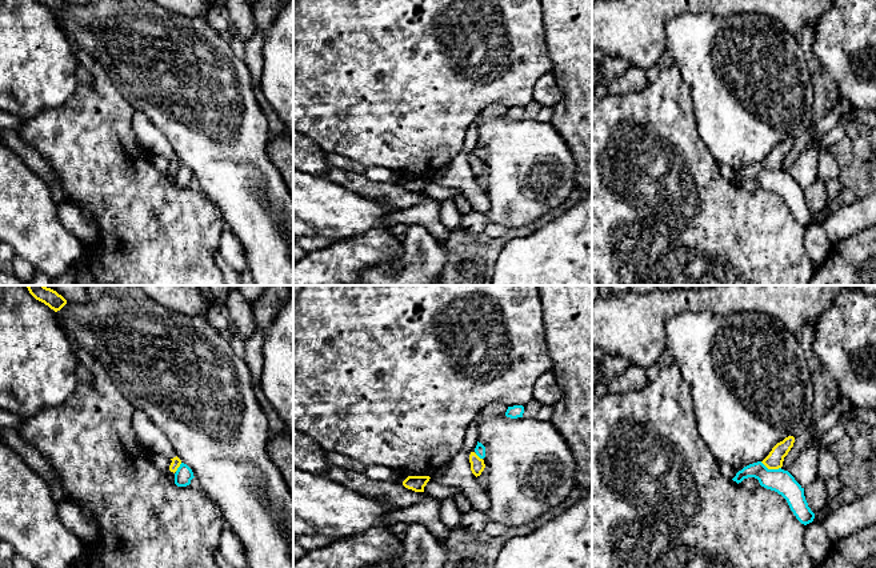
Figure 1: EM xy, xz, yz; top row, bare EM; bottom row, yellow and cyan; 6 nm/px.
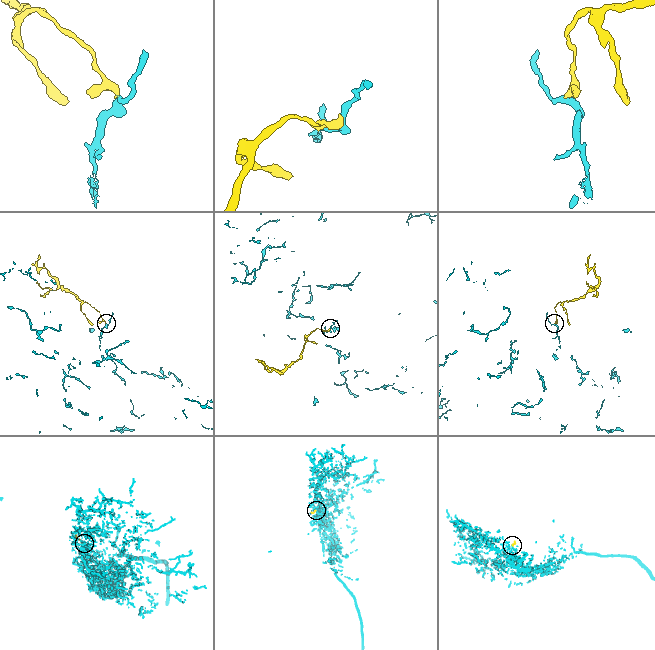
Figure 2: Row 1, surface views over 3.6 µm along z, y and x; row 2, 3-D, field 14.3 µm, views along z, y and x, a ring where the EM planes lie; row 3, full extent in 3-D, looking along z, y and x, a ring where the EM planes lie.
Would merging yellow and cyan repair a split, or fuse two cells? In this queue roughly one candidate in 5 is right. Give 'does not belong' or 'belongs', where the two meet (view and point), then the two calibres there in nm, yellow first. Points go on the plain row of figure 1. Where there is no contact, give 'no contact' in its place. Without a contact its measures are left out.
does not belong; contact yz (771, 170); calibres 100 and 140 nm

